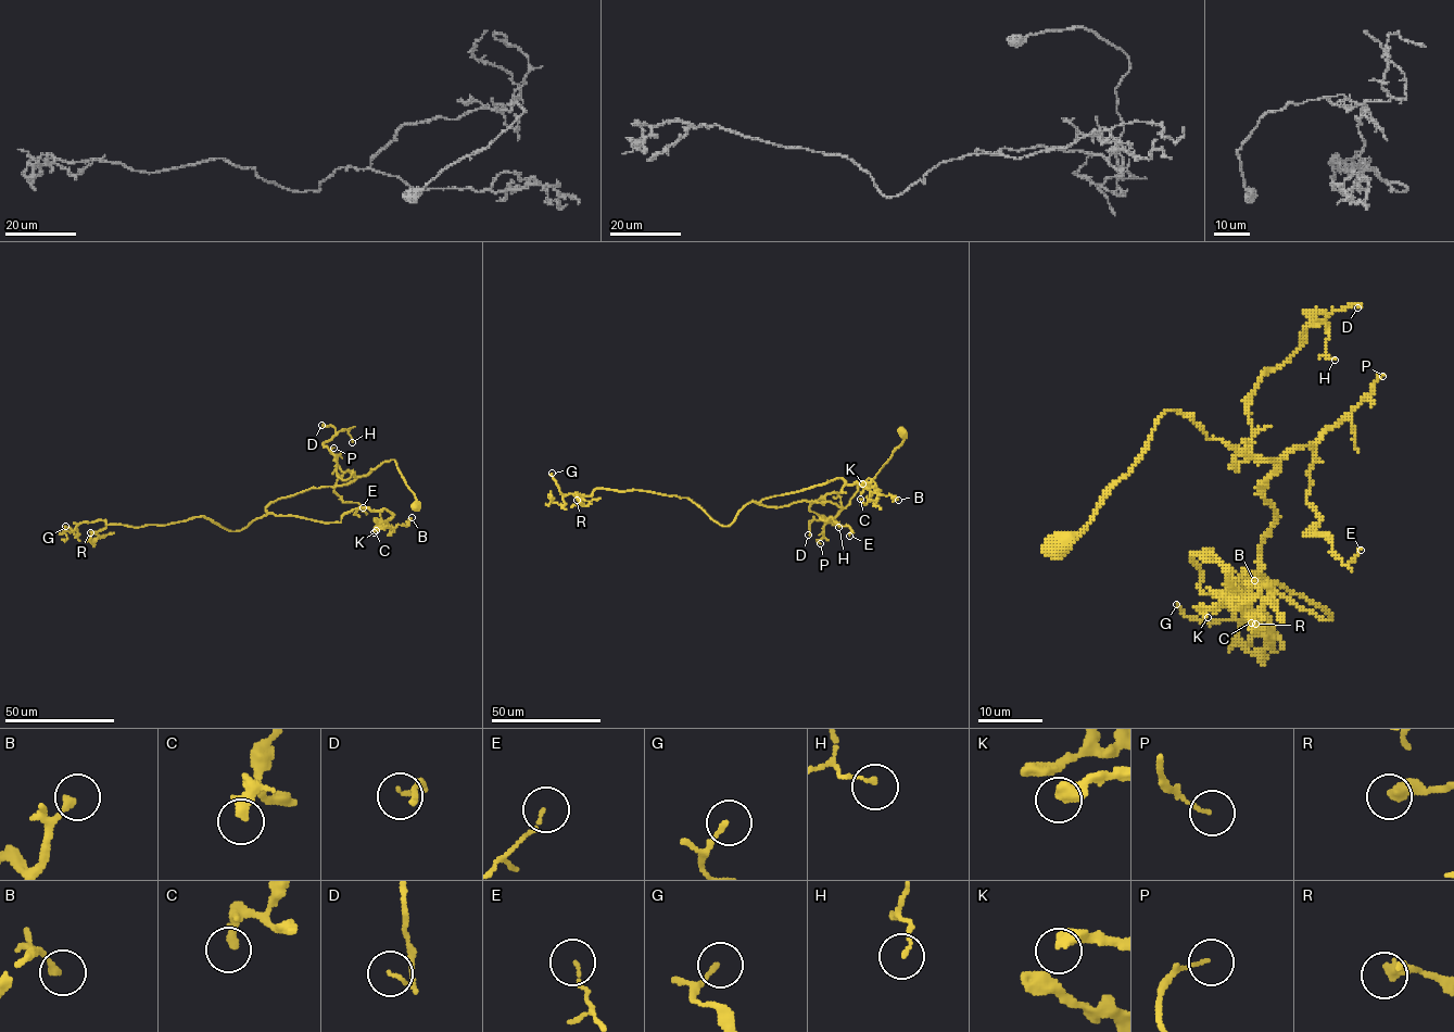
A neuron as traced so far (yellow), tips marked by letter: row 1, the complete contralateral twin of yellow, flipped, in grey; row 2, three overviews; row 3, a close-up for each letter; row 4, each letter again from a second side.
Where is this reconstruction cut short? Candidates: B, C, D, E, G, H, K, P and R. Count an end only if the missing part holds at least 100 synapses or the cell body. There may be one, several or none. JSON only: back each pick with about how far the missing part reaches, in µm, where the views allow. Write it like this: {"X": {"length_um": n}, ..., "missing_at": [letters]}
{"missing_at": []}

